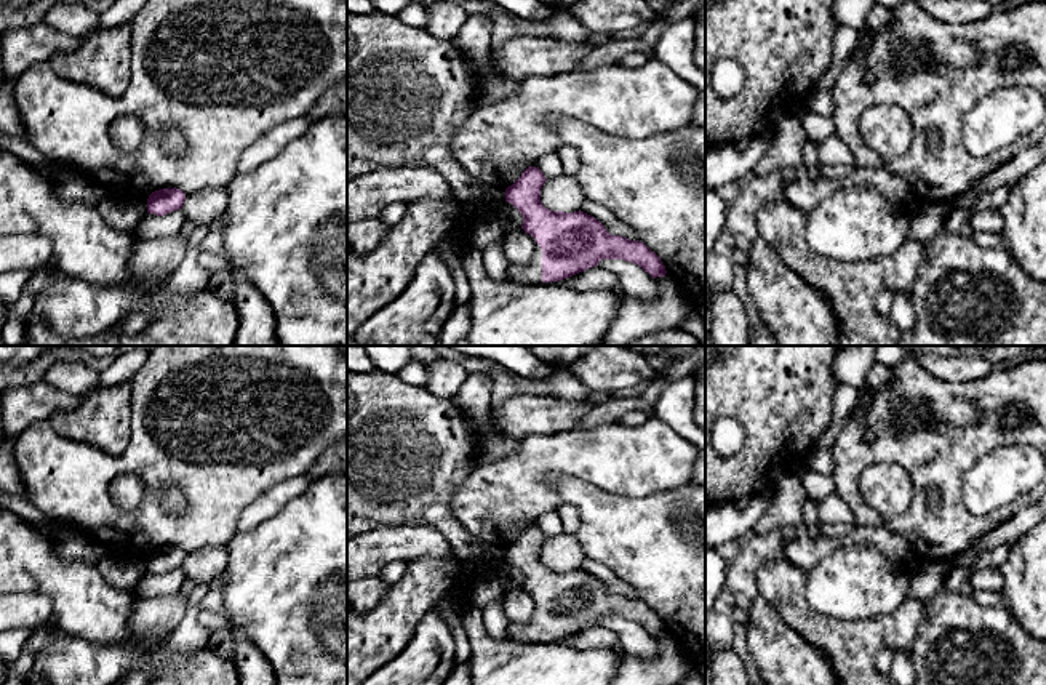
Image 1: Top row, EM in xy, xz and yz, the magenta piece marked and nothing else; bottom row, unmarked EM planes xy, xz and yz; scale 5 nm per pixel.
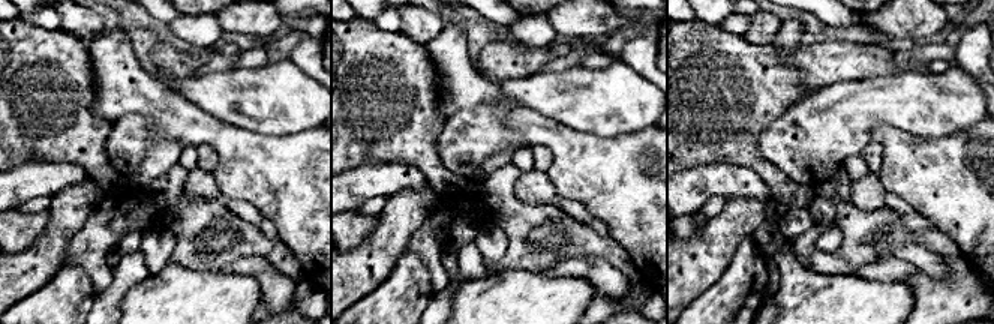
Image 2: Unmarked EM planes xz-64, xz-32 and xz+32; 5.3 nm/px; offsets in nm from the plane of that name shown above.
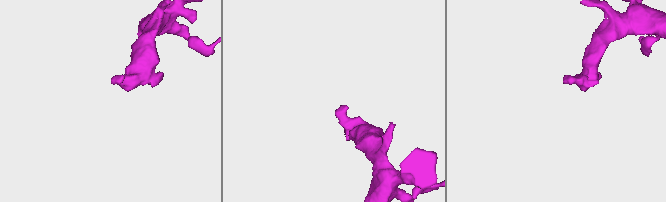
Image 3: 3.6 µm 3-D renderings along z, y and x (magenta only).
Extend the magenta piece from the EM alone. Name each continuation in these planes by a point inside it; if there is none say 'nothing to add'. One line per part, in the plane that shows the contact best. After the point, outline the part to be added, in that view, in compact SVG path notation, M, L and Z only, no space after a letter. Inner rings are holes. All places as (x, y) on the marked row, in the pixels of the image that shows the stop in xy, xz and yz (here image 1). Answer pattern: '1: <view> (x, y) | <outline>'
1: xz (531, 272) | M537 245L533 261L526 266L507 266L507 278L512 283L542 283L542 250Z

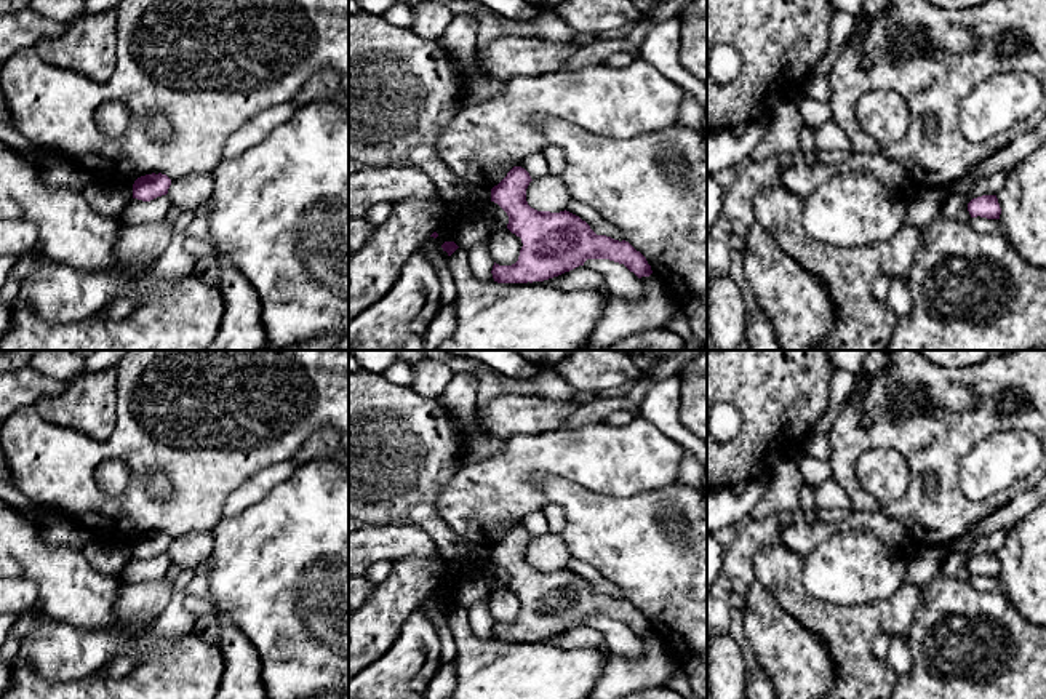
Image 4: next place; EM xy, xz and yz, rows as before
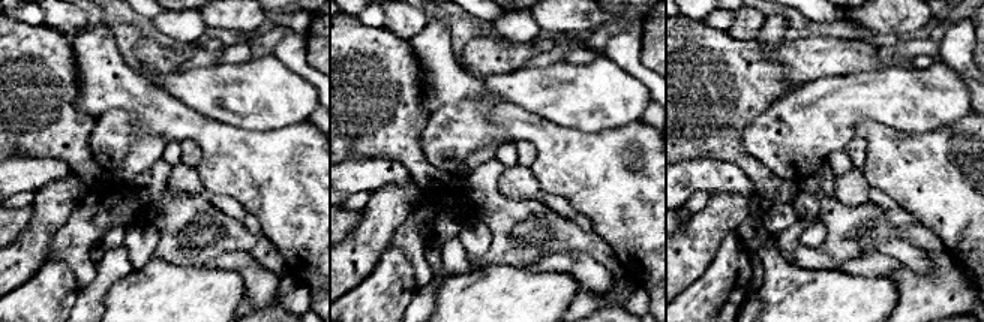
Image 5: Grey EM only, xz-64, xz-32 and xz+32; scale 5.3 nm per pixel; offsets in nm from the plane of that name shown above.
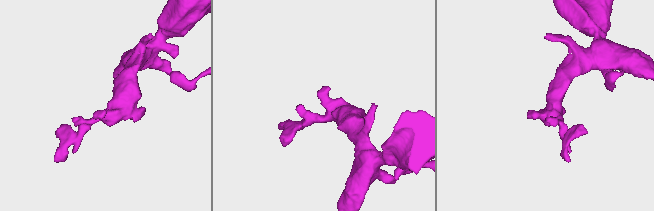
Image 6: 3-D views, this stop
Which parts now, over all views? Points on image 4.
nothing to add

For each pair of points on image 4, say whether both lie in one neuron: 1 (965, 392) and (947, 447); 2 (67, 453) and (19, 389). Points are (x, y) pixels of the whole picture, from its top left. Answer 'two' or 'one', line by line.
1: one
2: two

